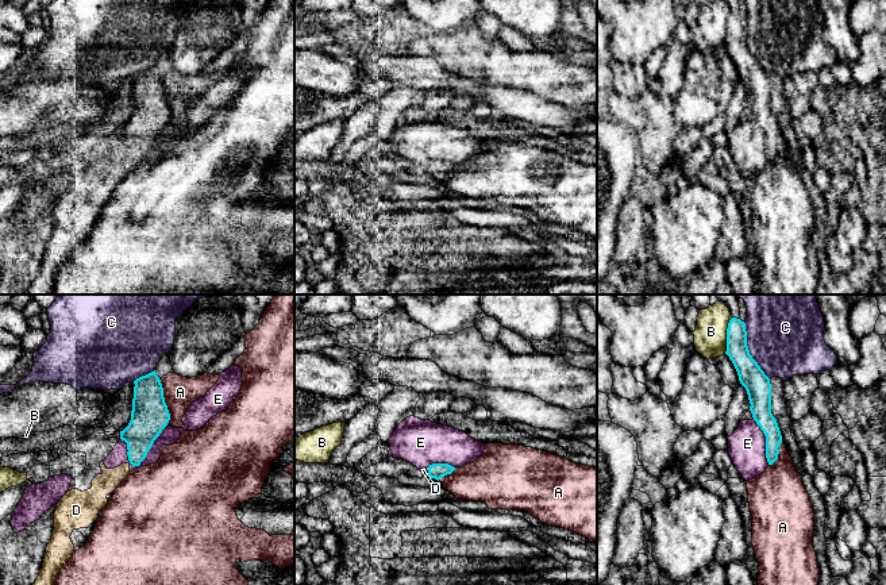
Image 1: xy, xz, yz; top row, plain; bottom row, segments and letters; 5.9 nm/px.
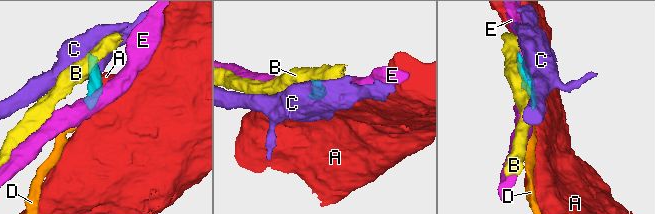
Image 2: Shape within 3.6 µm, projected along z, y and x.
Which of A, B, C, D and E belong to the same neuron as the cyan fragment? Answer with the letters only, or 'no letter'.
D

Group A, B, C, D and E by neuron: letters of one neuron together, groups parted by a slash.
A / B / C / D / E

